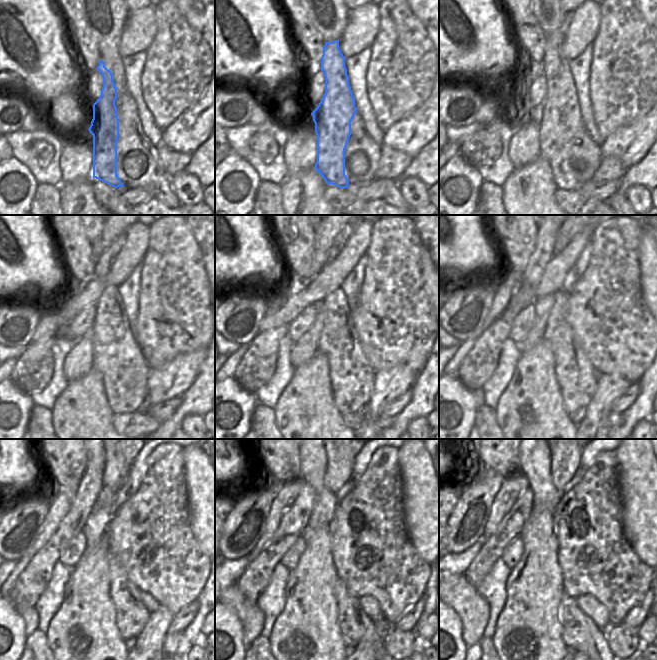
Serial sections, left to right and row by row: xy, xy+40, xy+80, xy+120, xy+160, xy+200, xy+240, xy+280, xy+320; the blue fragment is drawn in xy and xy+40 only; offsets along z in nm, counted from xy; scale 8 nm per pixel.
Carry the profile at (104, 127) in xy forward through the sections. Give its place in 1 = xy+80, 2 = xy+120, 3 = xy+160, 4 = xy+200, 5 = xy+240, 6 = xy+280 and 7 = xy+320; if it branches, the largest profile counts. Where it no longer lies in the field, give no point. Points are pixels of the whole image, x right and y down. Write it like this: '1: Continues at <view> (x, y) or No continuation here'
1: Continues at xy+80 (561, 128)
2: Continues at xy+120 (117, 356)
3: Continues at xy+160 (351, 375)
4: Continues at xy+200 (576, 376)
5: Continues at xy+240 (131, 615)
6: Continues at xy+280 (355, 626)
7: Continues at xy+320 (578, 631)

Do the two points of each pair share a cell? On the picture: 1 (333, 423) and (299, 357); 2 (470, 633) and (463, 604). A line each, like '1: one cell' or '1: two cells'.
1: two cells
2: one cell

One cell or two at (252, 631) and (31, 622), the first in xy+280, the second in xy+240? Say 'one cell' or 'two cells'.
one cell

